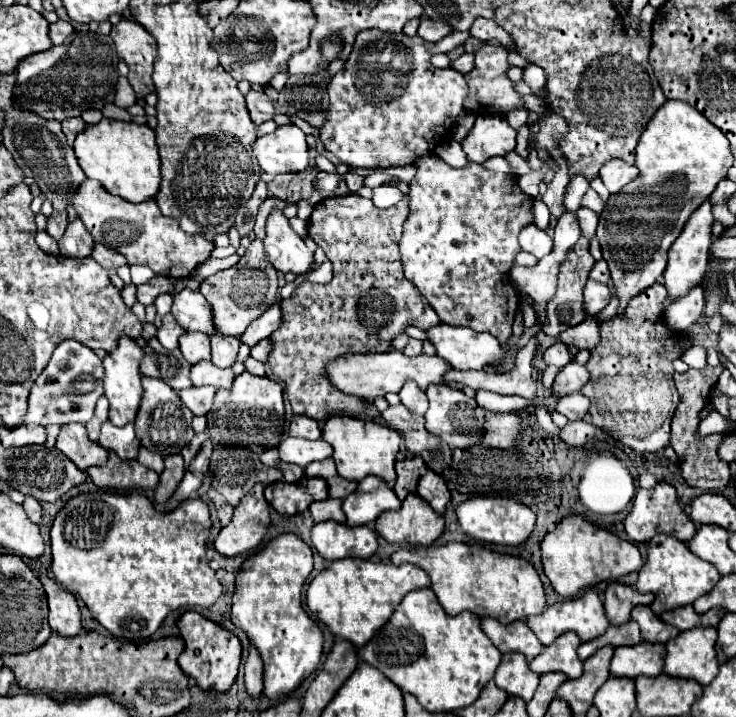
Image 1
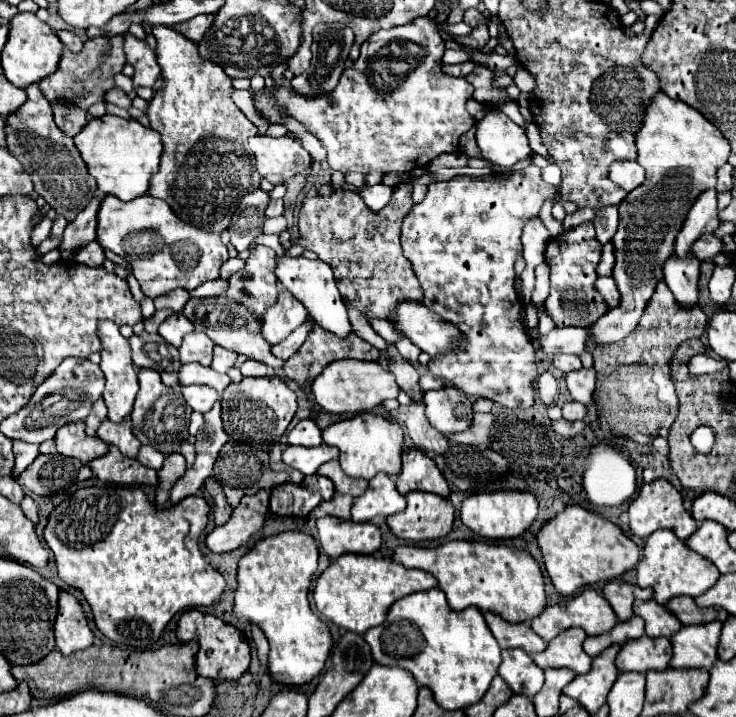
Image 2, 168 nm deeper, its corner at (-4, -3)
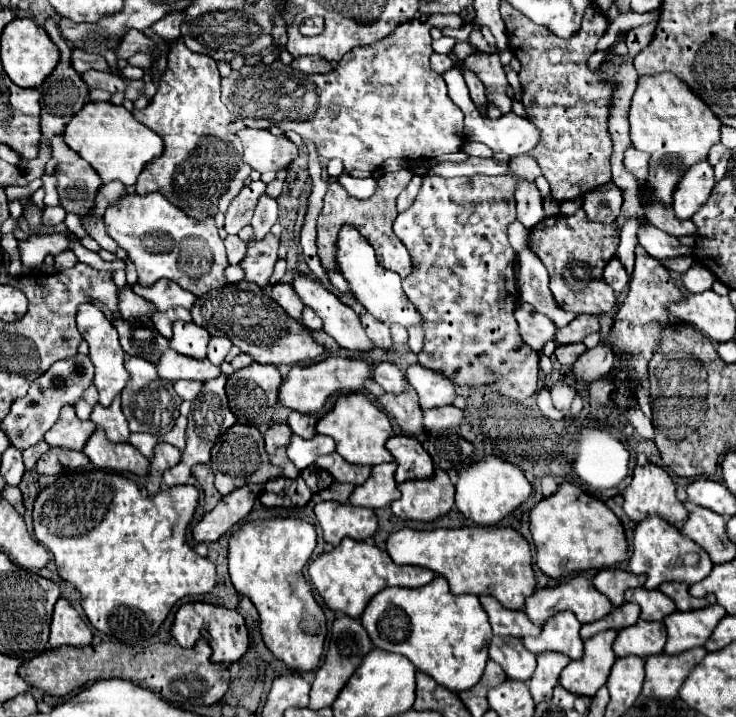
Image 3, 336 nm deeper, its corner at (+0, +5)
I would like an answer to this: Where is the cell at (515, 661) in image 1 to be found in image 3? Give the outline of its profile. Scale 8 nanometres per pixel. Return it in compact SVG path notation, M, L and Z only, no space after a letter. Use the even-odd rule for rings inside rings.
M493 637L489 657L499 663L505 675L513 681L529 681L535 671L535 655L527 651L521 639L515 637Z

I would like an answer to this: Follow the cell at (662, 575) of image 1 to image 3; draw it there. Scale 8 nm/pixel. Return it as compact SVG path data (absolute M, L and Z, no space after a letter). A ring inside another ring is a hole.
M647 517L637 523L635 527L635 539L633 539L633 553L629 559L629 571L635 575L645 573L647 575L647 589L657 589L661 583L675 581L675 583L699 583L705 579L713 569L713 563L703 547L687 539L675 525L659 519L659 517Z

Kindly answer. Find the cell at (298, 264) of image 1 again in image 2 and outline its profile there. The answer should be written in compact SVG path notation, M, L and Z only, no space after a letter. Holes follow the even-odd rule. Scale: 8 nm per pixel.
M283 255L283 259L277 259L277 277L283 283L285 289L289 289L309 311L309 317L321 325L325 331L331 331L333 335L339 335L341 339L347 337L351 333L351 323L347 319L347 309L341 301L337 283L333 279L333 271L327 263L315 259L309 261L305 257L287 257Z

